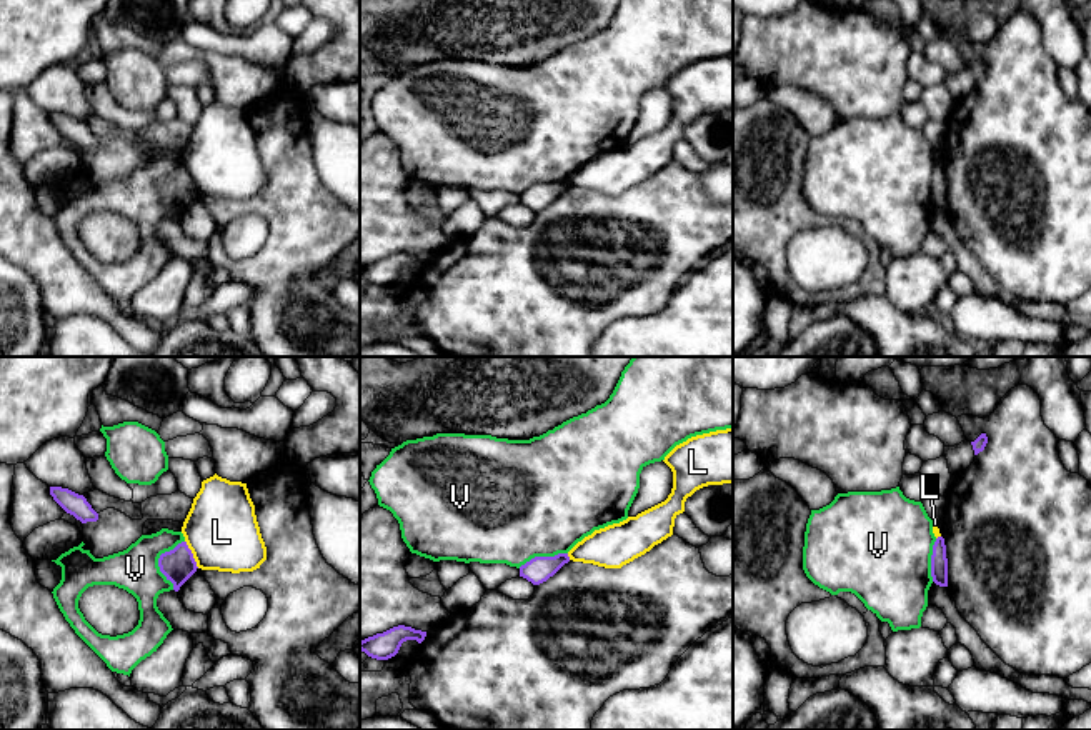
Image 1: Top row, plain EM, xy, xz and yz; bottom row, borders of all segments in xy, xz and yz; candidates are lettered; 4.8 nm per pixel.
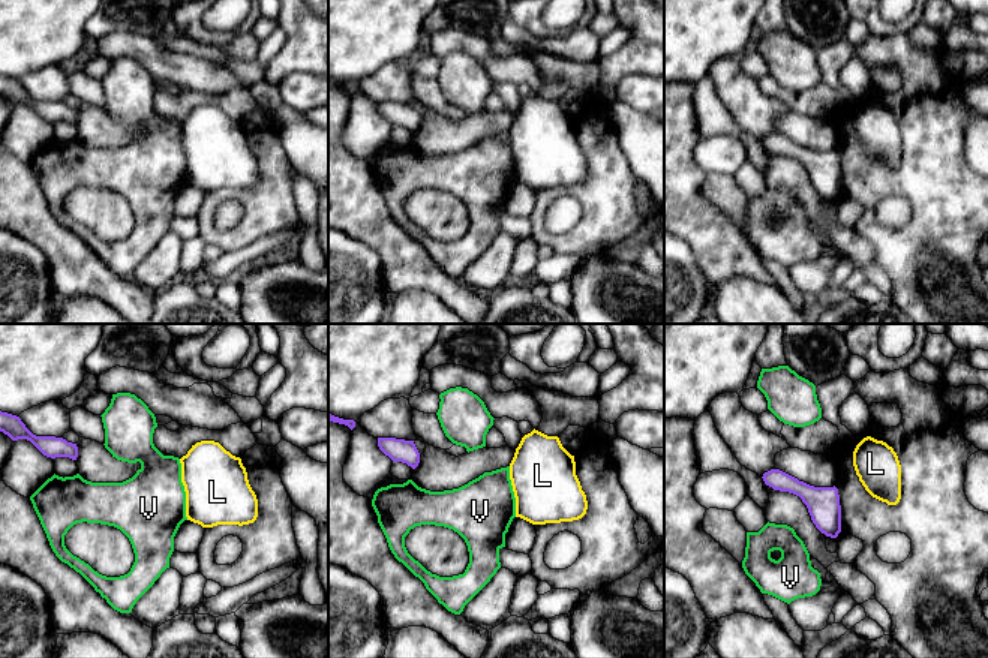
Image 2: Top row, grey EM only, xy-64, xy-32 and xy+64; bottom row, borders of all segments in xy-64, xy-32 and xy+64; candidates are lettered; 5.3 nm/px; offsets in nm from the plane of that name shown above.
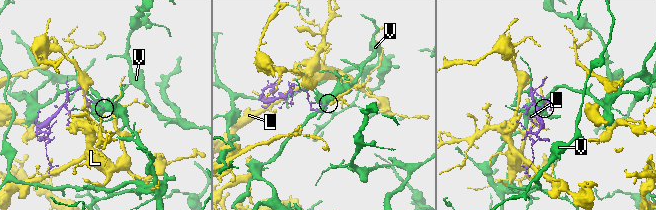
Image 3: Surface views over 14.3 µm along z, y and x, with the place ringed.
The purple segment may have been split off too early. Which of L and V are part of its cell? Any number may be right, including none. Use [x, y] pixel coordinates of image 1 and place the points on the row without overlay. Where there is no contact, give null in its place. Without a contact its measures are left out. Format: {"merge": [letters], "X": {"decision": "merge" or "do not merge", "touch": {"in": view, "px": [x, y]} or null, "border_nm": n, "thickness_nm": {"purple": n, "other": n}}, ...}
{"merge": [], "L": {"decision": "do not merge", "touch": {"in": "xy", "px": [192, 180]}, "border_nm": 150, "thickness_nm": {"purple": 160, "other": 360}}, "V": {"decision": "do not merge", "touch": {"in": "xy", "px": [159, 187]}, "border_nm": 240, "thickness_nm": {"purple": 160, "other": 220}}}

